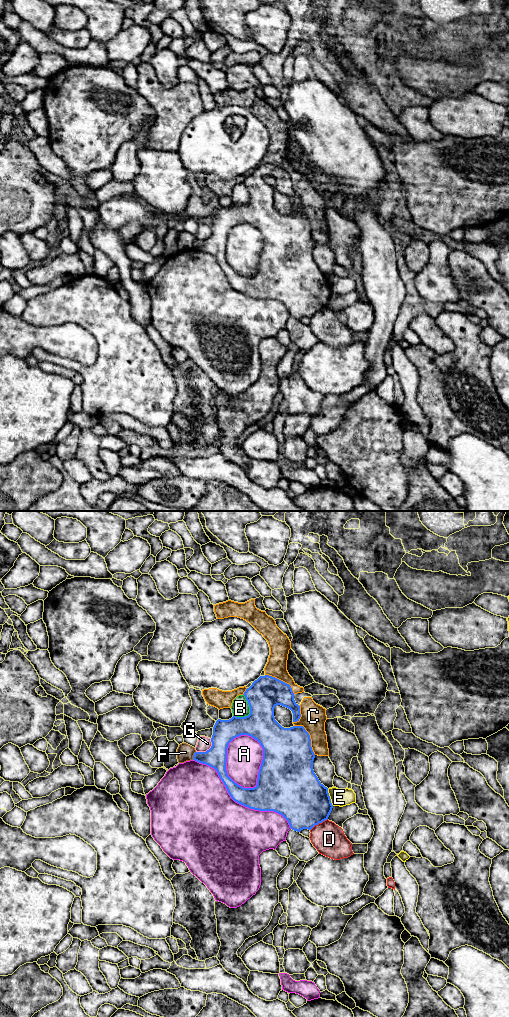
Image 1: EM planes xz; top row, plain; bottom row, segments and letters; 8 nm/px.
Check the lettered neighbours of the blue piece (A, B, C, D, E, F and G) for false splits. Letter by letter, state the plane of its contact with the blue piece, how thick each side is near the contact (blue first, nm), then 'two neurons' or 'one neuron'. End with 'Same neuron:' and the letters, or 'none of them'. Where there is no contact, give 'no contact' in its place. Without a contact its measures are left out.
A: contact in xz; calibres 460 and 280 nm; two neurons
B: contact in xz; calibres 260 and 140 nm; two neurons
C: contact in xz; calibres 400 and 200 nm; two neurons
D: contact in xz; calibres 400 and 260 nm; two neurons
E: contact in xz; calibres 420 and 140 nm; two neurons
F: contact in xz; calibres 180 and 140 nm; two neurons
G: contact in xz; calibres 190 and 110 nm; two neurons
Same neuron: none of them

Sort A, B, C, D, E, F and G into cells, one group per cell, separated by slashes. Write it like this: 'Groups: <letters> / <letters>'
Groups: A / B / C / D / E / F / G

